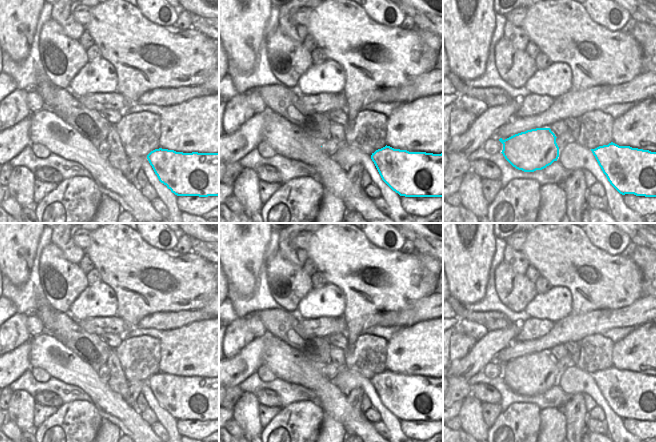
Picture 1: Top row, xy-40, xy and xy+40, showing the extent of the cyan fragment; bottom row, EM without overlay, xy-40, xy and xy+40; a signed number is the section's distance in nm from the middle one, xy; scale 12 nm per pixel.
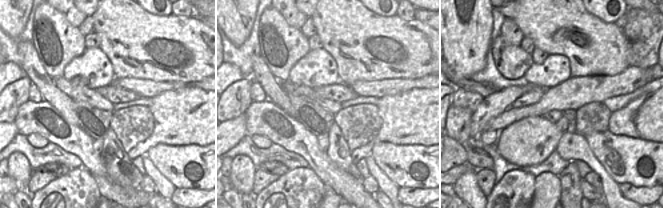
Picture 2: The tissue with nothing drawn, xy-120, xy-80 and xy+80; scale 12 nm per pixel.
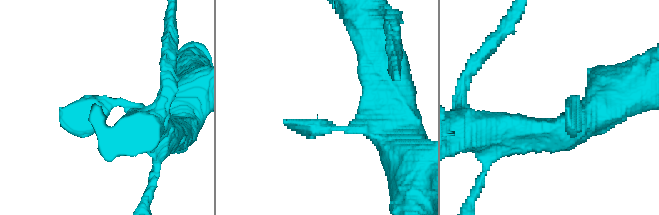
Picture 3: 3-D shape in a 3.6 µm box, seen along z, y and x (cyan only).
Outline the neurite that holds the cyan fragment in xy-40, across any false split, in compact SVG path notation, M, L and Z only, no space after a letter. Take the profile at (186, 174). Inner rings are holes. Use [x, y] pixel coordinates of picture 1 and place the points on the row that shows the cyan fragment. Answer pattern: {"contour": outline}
{"contour": "M155 149L147 155L159 181L177 196L219 196L219 153Z"}

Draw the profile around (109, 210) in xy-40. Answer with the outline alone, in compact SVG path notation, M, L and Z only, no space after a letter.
M104 196L92 223L117 223L121 211L122 209L116 201Z

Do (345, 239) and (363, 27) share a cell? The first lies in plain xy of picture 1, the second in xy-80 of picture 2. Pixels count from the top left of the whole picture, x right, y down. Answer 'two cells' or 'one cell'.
one cell

